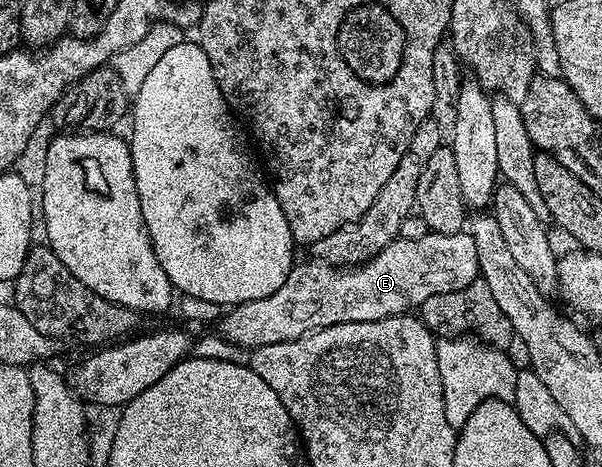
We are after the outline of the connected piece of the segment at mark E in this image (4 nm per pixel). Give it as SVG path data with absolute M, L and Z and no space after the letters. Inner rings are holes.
M426 232L420 239L395 239L369 261L353 267L339 267L325 263L314 265L295 264L290 278L283 283L280 291L264 299L252 299L243 305L235 305L222 321L220 332L228 340L248 350L268 347L272 343L284 343L300 339L317 329L332 327L340 323L364 323L379 321L385 317L400 317L417 310L432 295L460 291L480 277L478 248L469 232L435 233Z

